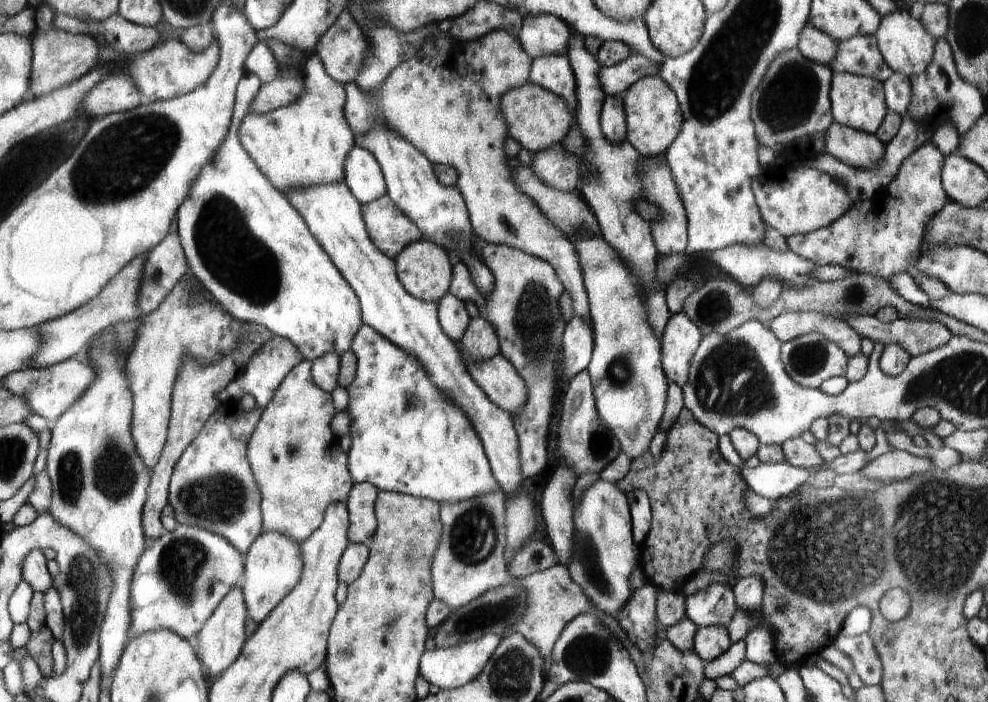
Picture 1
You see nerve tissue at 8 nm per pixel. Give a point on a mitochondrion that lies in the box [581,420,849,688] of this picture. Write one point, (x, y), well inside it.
(601, 444)

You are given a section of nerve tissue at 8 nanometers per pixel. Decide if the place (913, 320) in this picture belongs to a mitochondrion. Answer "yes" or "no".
no

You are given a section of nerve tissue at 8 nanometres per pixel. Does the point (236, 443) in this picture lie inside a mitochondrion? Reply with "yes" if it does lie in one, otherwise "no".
no

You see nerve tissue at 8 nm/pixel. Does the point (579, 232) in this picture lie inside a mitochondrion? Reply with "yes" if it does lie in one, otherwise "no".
no

